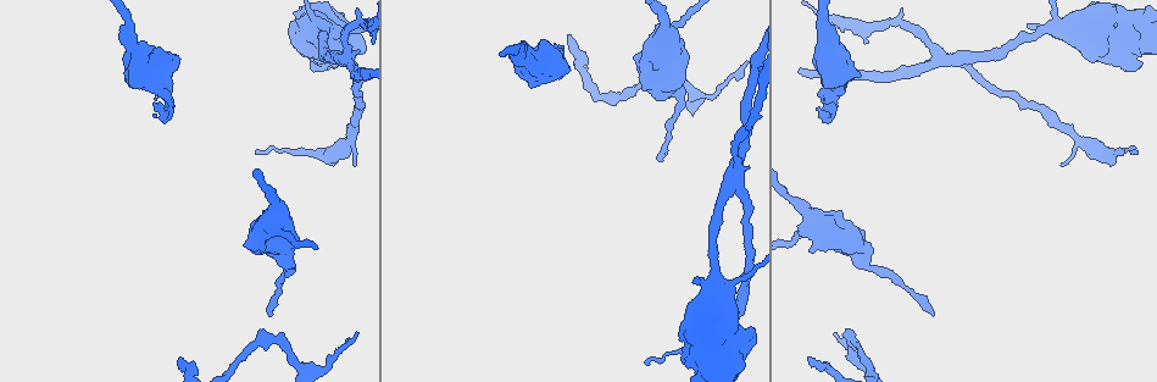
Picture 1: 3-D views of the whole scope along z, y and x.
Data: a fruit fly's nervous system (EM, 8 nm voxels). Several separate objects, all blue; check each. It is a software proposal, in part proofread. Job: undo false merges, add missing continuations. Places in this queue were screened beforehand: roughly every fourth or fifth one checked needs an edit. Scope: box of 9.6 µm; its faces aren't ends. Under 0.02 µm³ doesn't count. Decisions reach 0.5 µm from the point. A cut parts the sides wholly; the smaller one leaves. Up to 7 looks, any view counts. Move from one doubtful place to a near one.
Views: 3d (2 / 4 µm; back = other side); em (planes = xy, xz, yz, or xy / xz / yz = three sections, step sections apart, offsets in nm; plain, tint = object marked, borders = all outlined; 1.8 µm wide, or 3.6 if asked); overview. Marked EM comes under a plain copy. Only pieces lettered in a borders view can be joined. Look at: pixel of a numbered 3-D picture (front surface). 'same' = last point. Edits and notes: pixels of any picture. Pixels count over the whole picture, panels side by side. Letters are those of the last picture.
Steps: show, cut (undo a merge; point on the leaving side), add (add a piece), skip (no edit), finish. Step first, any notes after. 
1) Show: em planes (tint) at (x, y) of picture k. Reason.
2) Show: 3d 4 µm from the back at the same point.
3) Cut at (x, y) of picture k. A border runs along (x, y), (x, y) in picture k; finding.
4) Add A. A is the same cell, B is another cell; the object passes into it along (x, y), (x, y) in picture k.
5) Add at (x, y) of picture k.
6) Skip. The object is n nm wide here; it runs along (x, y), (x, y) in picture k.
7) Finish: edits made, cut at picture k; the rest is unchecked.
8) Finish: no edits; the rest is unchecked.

Show: em planes (borders) at (734, 184) of picture 1. Abrupt turn.

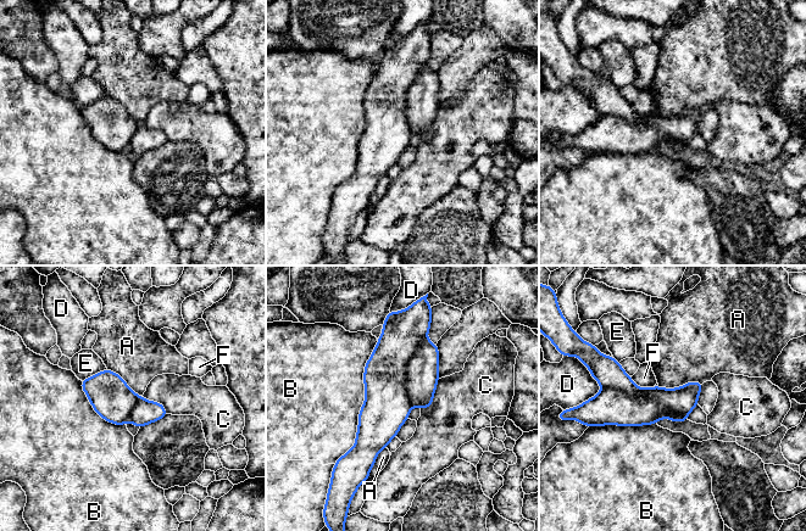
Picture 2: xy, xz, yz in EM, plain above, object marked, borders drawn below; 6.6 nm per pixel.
Cut at (422, 378) of picture 2. A, B, C, D, E and F are other cells; two cells meet here.

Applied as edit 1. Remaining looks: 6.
Show: em xz step 8 (borders) at (163, 97) of picture 1. Thick end.

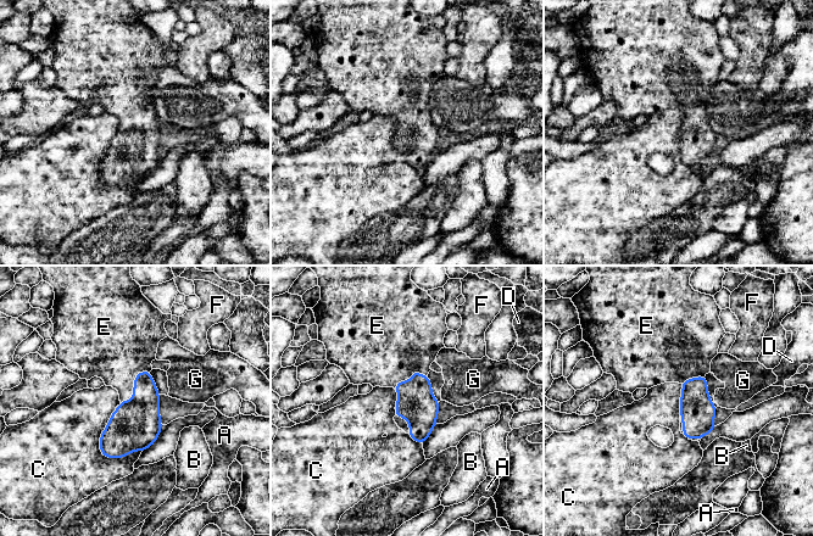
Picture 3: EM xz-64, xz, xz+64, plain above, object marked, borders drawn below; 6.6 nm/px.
Show: em planes (borders) at the same point.

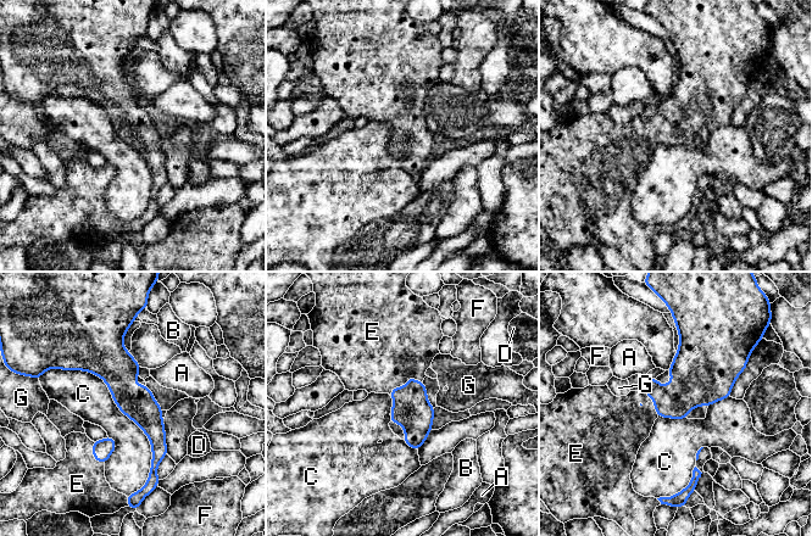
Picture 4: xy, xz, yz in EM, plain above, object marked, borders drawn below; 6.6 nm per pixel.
Add at (381, 356) of picture 4. E is the same cell, A, B, C, D, F and G are other cells; the cell continues.

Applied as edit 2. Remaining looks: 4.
Show: overview. Redraw.

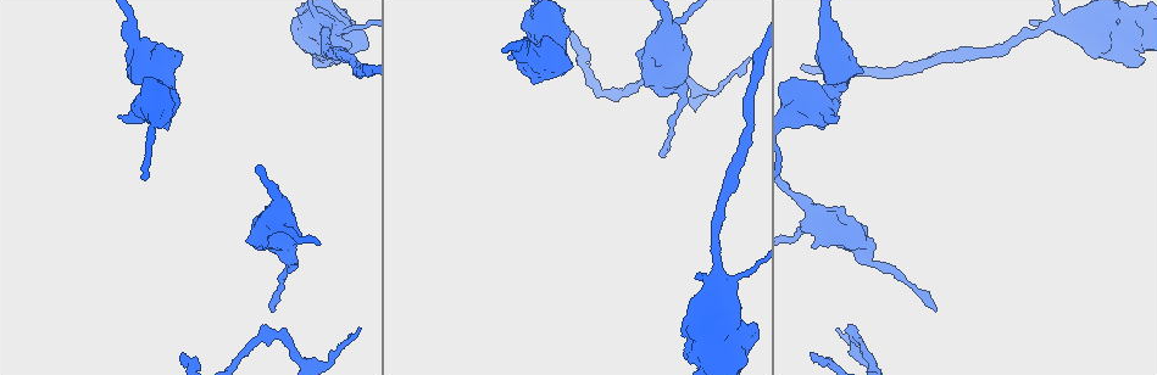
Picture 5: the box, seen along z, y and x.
Show: 3d 4 µm at (271, 311) of picture 5. Tapers out.

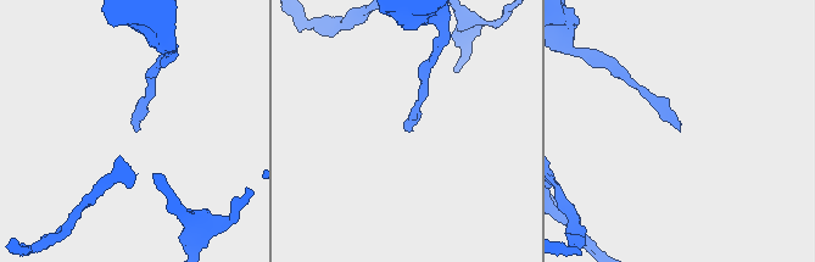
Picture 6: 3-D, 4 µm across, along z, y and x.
Show: em xz step 4 (borders) at (407, 131) of picture 6.

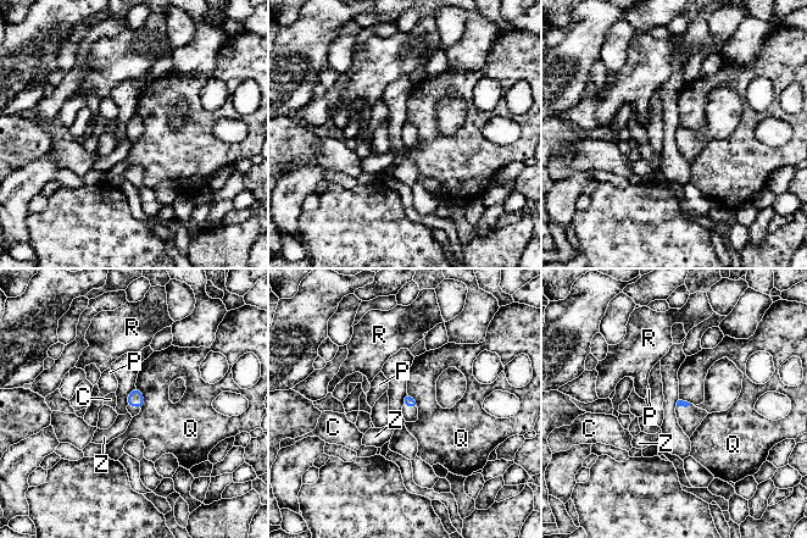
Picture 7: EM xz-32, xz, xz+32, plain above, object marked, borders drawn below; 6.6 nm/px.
Skip. C, P, Q, R and Z are other cells; a border runs along (135, 386), (143, 397), (140, 410) in picture 7; no lettered piece goes on from it.

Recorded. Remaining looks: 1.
Finish: edits made, cut at picture 2, add at picture 4; the rest is unchecked.

